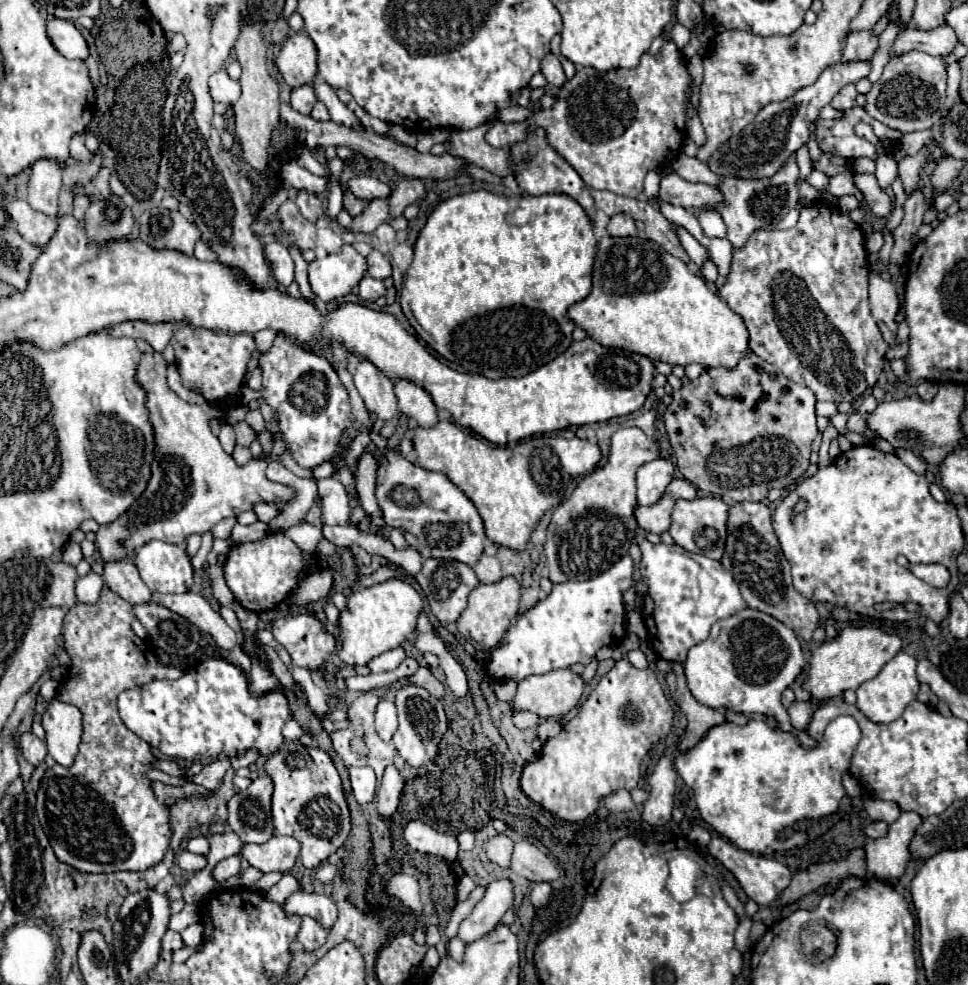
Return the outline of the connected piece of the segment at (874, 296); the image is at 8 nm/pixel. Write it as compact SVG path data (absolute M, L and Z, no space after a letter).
M869 273L869 303L871 303L871 313L875 323L879 325L883 339L887 341L889 347L897 347L897 293L895 287L889 281L883 281L879 275Z

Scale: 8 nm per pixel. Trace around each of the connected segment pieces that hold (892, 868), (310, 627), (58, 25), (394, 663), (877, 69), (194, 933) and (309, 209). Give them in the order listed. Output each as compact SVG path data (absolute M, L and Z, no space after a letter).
M901 813L901 817L889 825L887 835L867 841L867 869L873 877L883 881L899 881L911 859L911 841L915 829L921 825L917 813Z
M289 617L271 629L275 639L287 649L293 665L321 671L327 657L335 651L335 639L313 617Z
M53 17L47 21L47 33L49 33L55 49L63 57L67 57L67 59L87 59L89 57L85 37L79 33L79 29L71 21Z
M397 647L397 649L391 649L379 657L375 657L367 667L371 671L393 671L399 667L399 663L405 659L405 649L403 647Z
M877 51L877 53L875 53L875 57L871 59L871 73L869 73L869 77L867 77L871 83L875 83L875 81L881 77L883 67L887 65L887 61L889 61L889 55L887 55L885 51Z
M197 923L197 925L191 925L191 927L183 929L181 937L183 937L187 947L197 947L199 945L199 937L203 937L203 925Z
M299 191L297 197L295 197L295 203L297 203L301 215L303 215L305 219L309 219L311 223L315 223L315 221L317 221L319 217L323 217L323 213L325 213L325 207L323 207L321 199L319 199L317 195L313 195L313 193Z

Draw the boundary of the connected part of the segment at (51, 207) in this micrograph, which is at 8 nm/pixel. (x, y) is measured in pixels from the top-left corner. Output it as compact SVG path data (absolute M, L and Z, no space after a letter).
M39 159L31 167L29 177L29 205L49 217L57 217L59 211L59 187L63 167L49 159Z

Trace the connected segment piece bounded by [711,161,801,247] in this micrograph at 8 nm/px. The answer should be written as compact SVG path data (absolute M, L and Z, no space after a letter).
M787 161L787 165L783 165L783 169L779 169L779 173L775 173L773 177L721 177L717 189L723 193L723 205L713 205L711 209L723 217L727 225L727 239L731 241L731 245L743 247L751 231L757 231L765 225L777 225L799 201L799 179L799 167L795 161Z

